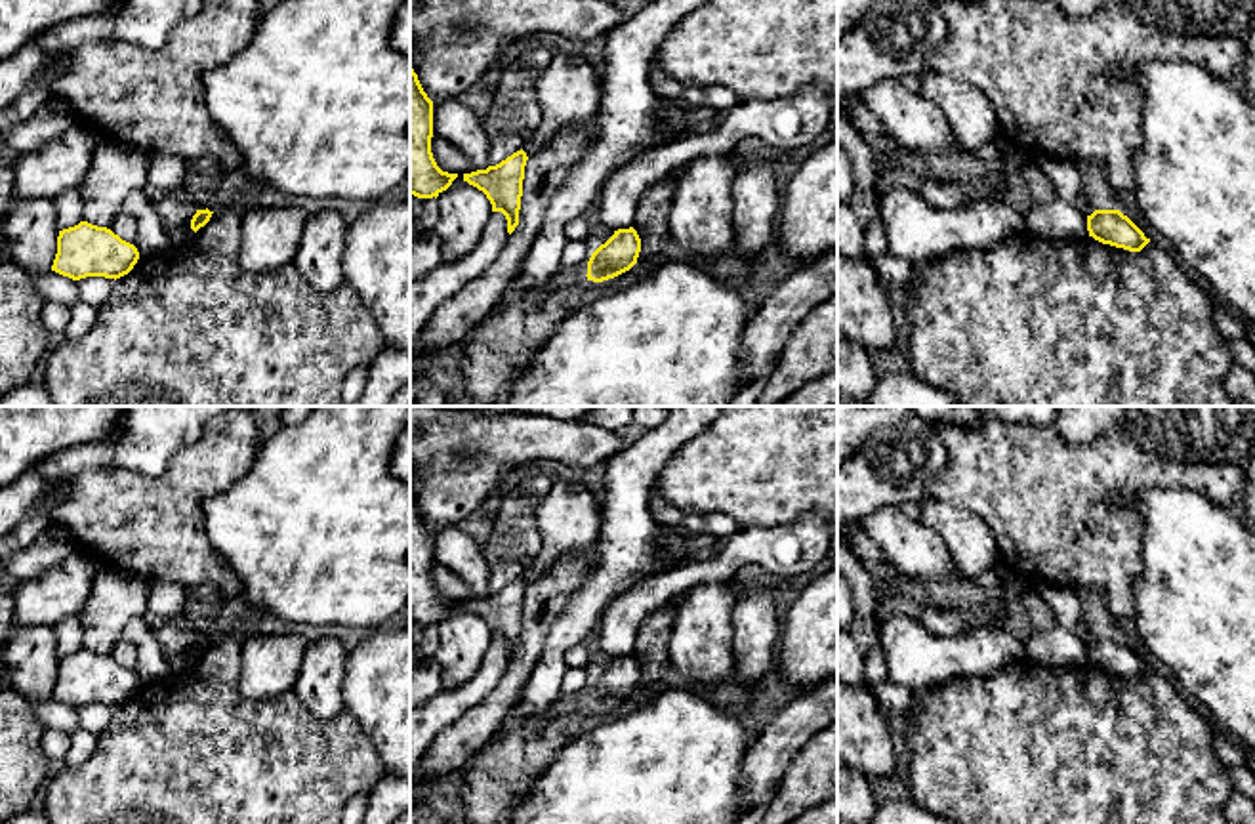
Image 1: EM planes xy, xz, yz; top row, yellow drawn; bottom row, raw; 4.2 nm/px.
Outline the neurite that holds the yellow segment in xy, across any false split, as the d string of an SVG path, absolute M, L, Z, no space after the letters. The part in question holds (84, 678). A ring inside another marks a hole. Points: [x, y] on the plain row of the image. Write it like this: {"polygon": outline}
{"polygon": "M80 649L74 654L59 658L51 698L72 708L86 704L116 708L128 702L137 687L137 675L111 656Z"}

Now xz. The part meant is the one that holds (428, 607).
{"polygon": "M410 490L410 622L437 626L458 601L442 599L431 580L433 528L423 519Z"}

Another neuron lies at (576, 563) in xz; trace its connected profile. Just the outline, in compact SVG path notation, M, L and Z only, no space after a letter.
M593 542L582 553L563 555L547 574L526 587L519 652L486 698L435 736L412 778L442 778L465 771L477 752L511 715L521 689L544 652L551 624L566 608L570 595L597 559L597 542Z

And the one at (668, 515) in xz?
M656 486L652 488L650 513L662 528L679 526L683 525L685 517L685 513L671 502L668 502Z

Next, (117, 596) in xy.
M99 563L90 597L78 614L82 649L111 656L114 645L124 639L124 626L147 612L147 599L149 582L145 578Z

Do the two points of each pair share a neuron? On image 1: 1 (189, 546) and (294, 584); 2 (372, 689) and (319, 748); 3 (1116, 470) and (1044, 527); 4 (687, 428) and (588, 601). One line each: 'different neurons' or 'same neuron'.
1: different neurons
2: different neurons
3: same neuron
4: same neuron

